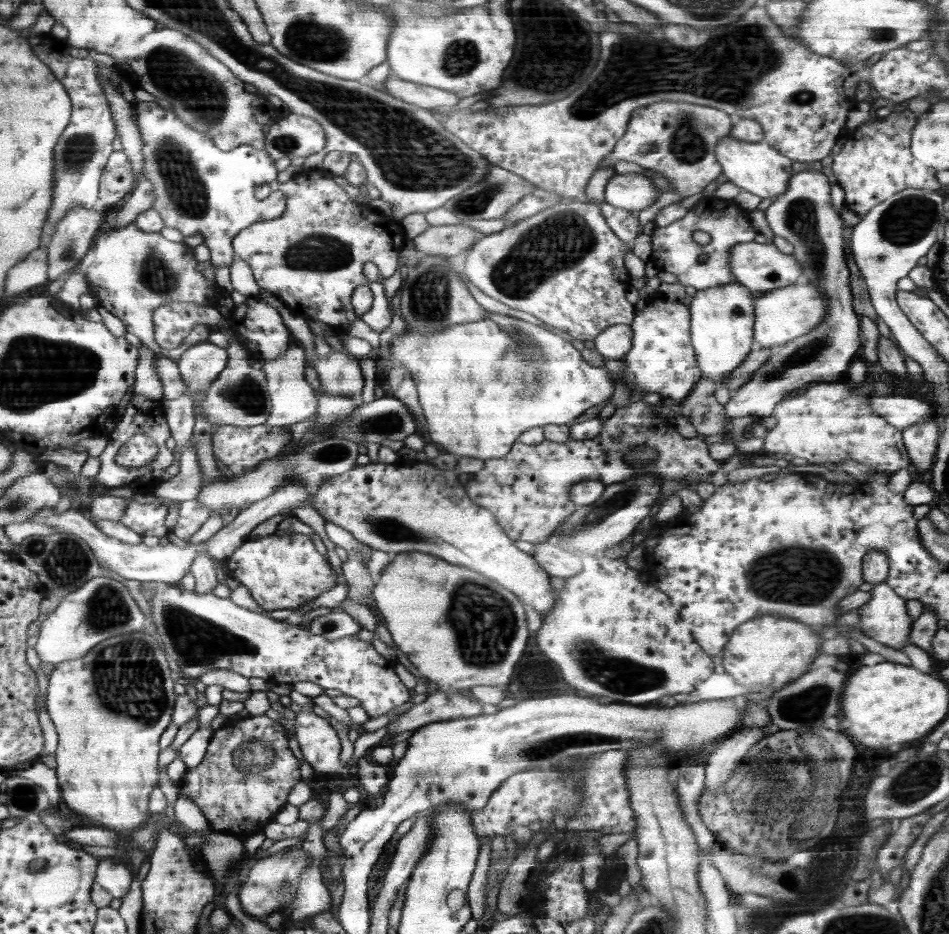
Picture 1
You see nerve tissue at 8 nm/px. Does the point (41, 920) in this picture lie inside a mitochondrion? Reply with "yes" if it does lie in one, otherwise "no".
no

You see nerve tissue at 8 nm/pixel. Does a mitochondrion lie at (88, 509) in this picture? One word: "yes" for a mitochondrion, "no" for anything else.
no

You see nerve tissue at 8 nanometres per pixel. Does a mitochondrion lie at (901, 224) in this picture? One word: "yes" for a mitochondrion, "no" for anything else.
yes

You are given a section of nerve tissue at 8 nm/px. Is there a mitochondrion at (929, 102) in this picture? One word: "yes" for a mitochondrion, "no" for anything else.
no

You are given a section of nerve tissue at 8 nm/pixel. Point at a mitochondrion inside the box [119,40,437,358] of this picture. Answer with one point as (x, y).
(200, 92)

